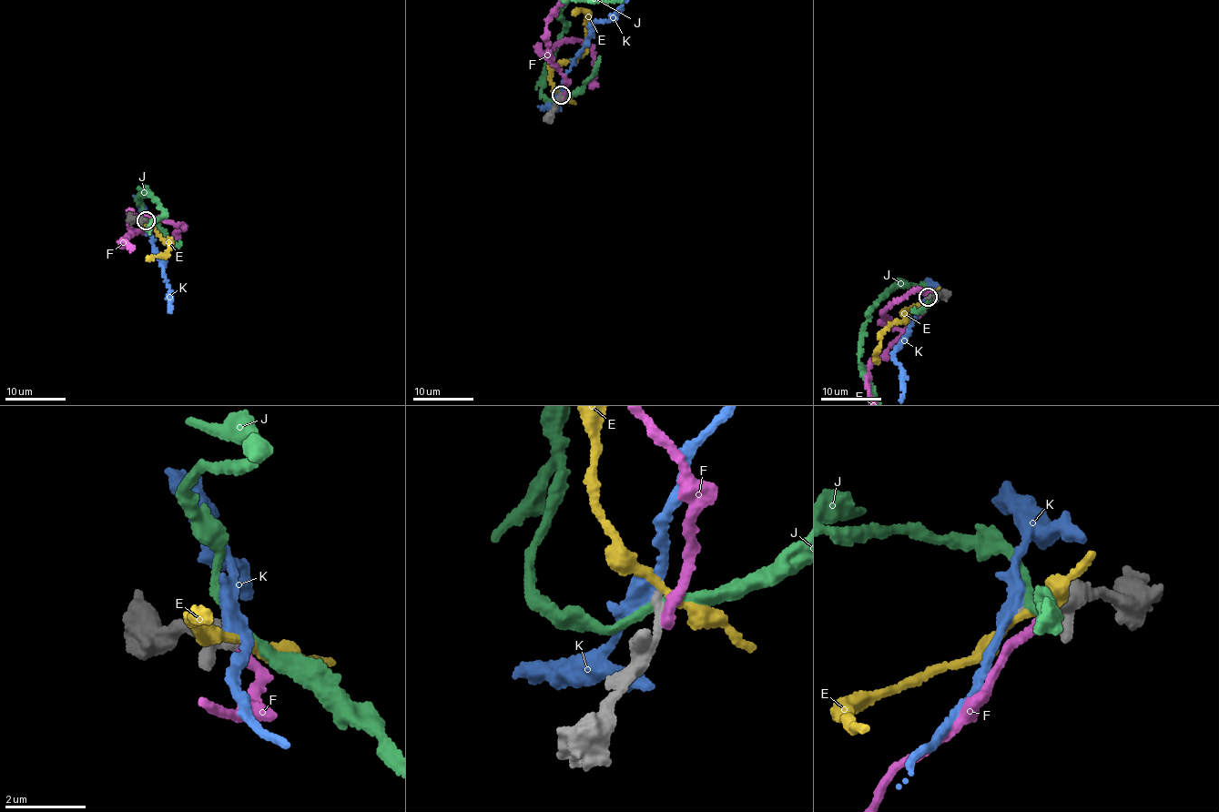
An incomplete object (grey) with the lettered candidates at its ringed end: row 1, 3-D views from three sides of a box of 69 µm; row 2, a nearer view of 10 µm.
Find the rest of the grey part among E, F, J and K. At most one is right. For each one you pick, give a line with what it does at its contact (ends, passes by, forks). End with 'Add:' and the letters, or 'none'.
Add: none

